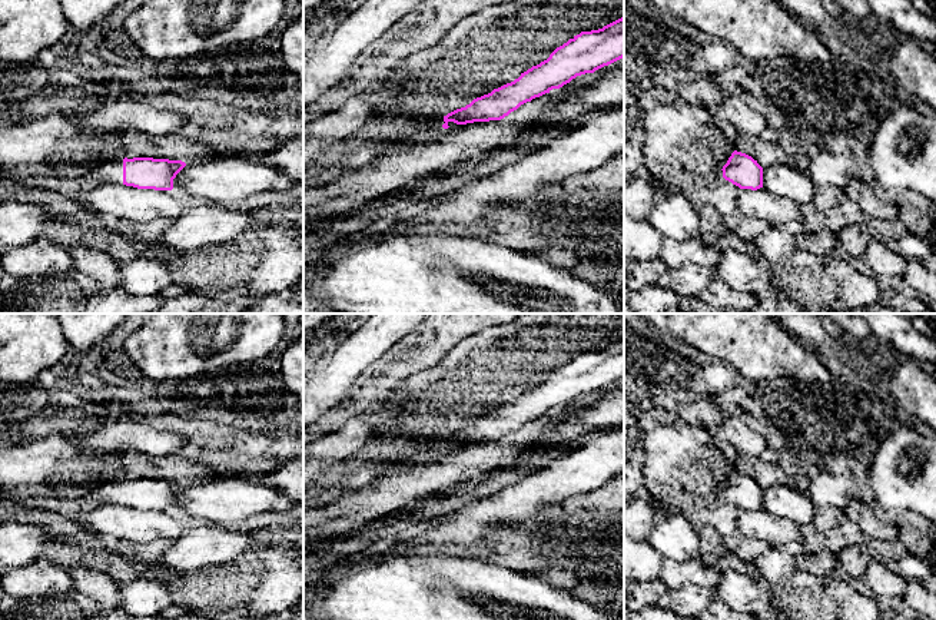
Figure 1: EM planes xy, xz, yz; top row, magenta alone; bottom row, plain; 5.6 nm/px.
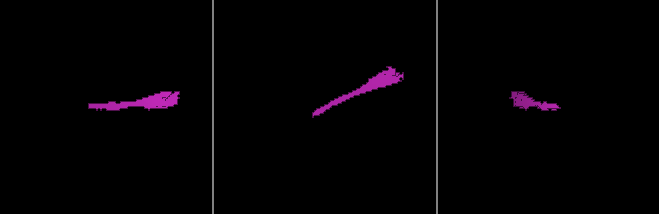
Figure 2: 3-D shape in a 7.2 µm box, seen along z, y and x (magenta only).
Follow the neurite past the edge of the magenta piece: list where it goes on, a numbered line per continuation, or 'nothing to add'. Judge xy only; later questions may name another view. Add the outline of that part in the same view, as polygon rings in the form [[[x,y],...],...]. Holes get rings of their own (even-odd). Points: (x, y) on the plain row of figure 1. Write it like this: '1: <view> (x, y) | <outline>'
1: xy (112, 491) | [[[123,480],[102,483],[90,495],[94,497],[99,504],[123,505]]]

